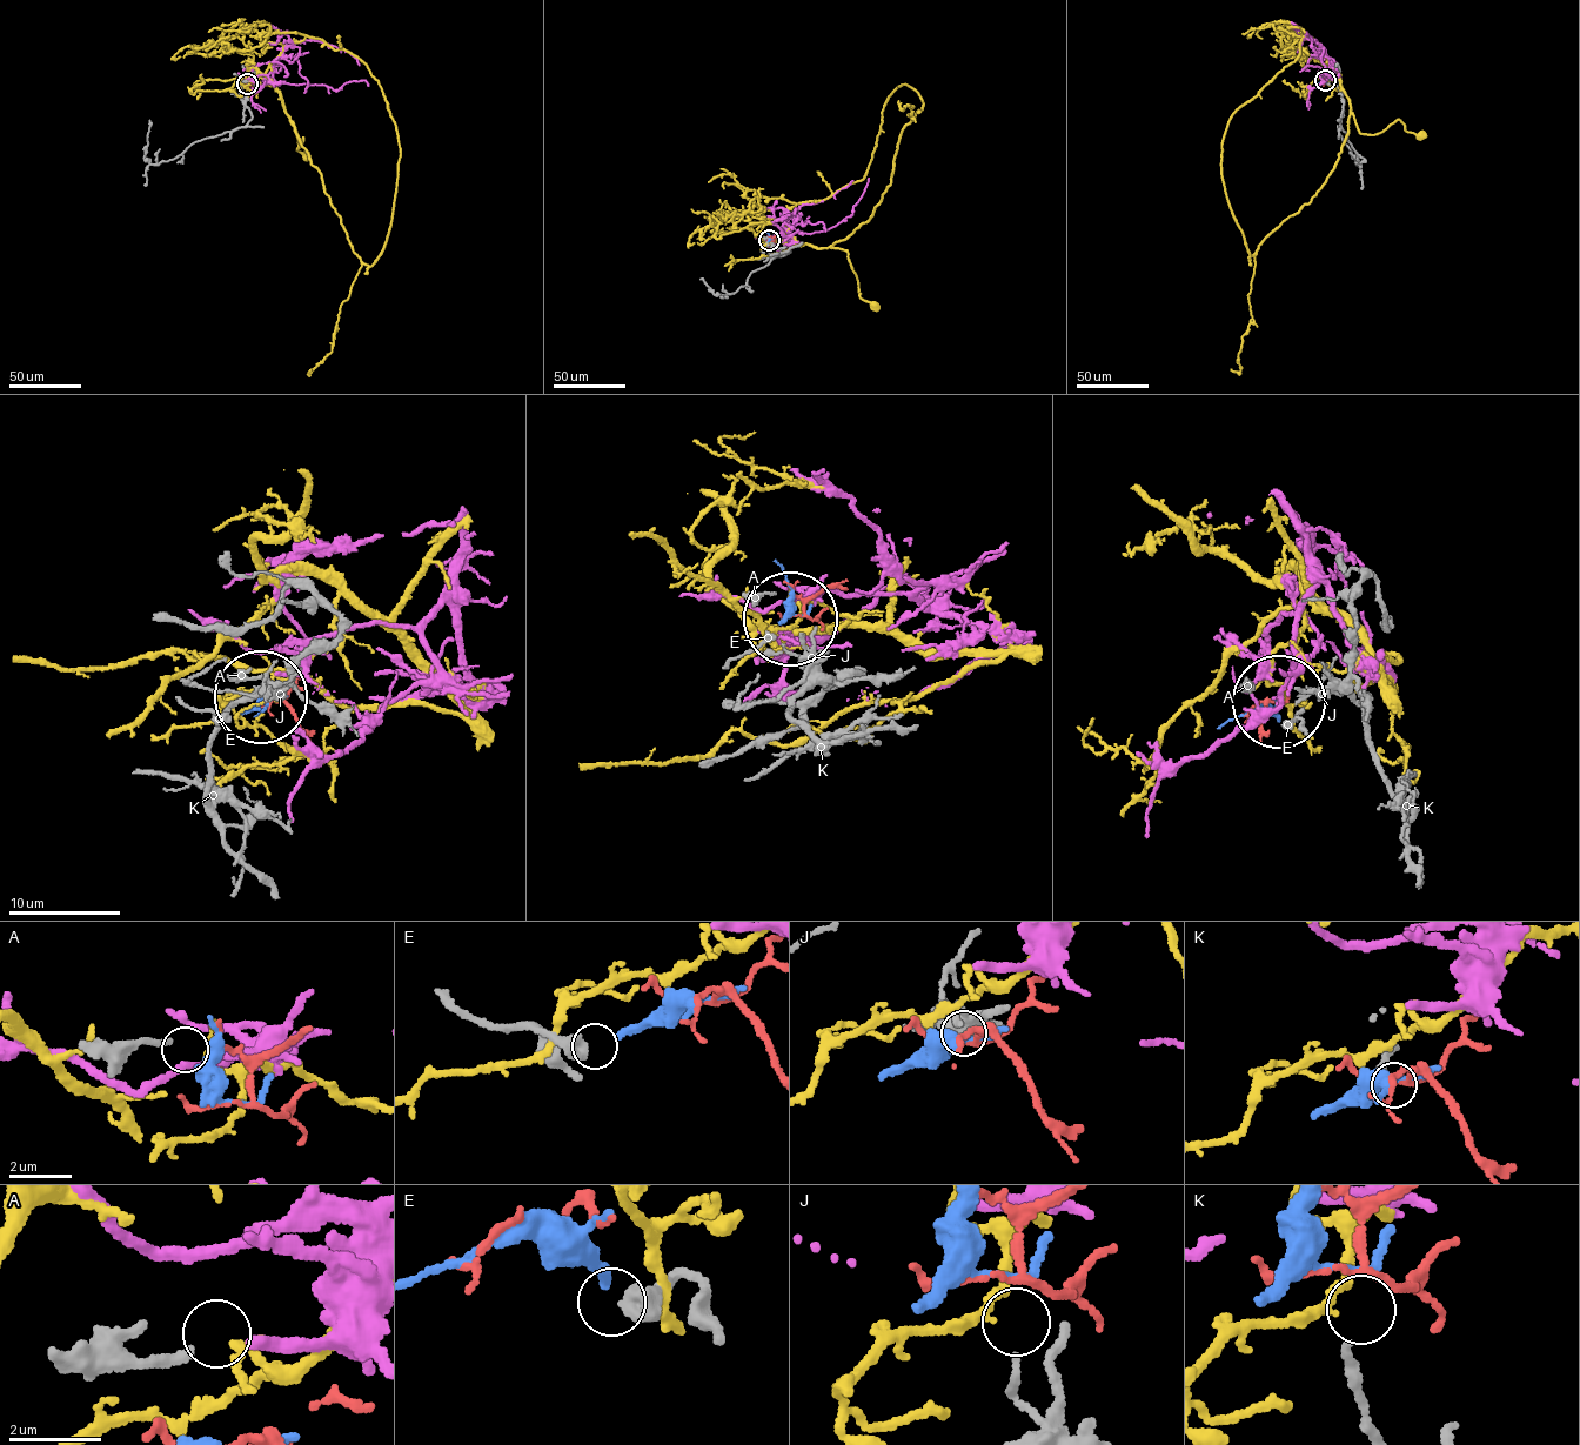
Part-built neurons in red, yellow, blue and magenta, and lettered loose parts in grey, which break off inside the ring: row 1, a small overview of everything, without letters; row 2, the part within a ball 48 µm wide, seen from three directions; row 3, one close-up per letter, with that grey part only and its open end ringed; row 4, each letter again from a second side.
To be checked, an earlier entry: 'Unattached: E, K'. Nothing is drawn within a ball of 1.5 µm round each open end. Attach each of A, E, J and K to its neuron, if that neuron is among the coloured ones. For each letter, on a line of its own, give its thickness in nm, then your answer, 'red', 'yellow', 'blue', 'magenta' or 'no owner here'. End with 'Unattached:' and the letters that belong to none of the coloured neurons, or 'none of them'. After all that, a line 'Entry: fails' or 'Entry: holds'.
A: calibre 200 nm; magenta
E: calibre 550 nm; blue
J: calibre 150 nm; yellow
K: calibre 190 nm; no owner here
Unattached: K
Entry: fails

